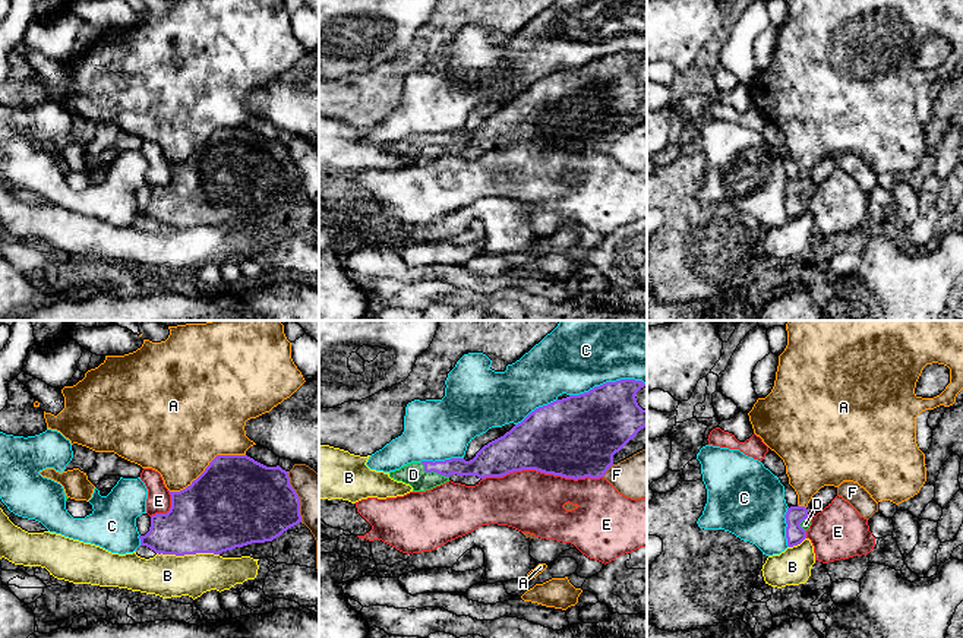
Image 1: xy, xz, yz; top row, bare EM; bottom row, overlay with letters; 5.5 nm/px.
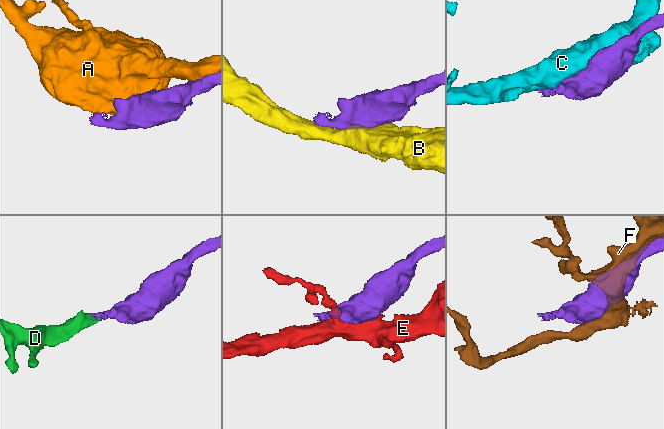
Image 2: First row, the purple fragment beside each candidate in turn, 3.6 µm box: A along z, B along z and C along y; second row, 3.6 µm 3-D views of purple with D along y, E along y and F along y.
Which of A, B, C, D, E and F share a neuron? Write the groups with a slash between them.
A / B / C / D / E / F

